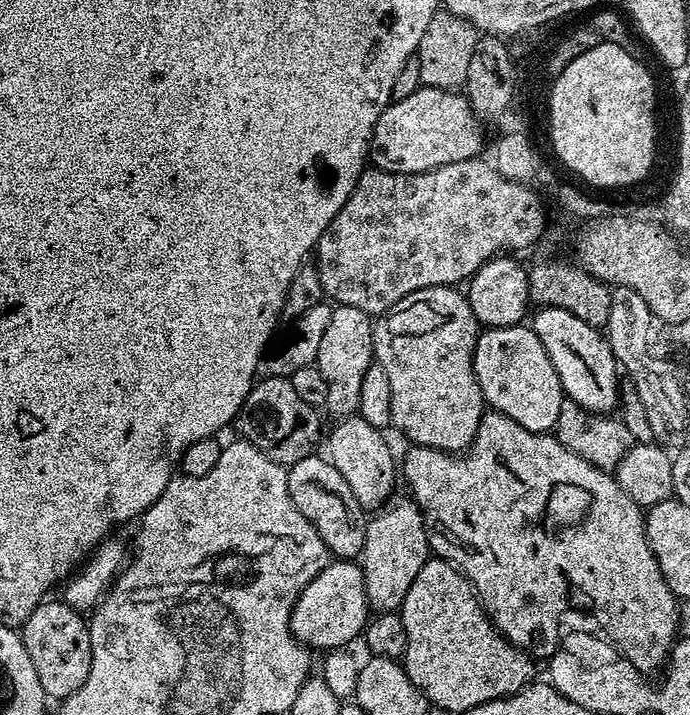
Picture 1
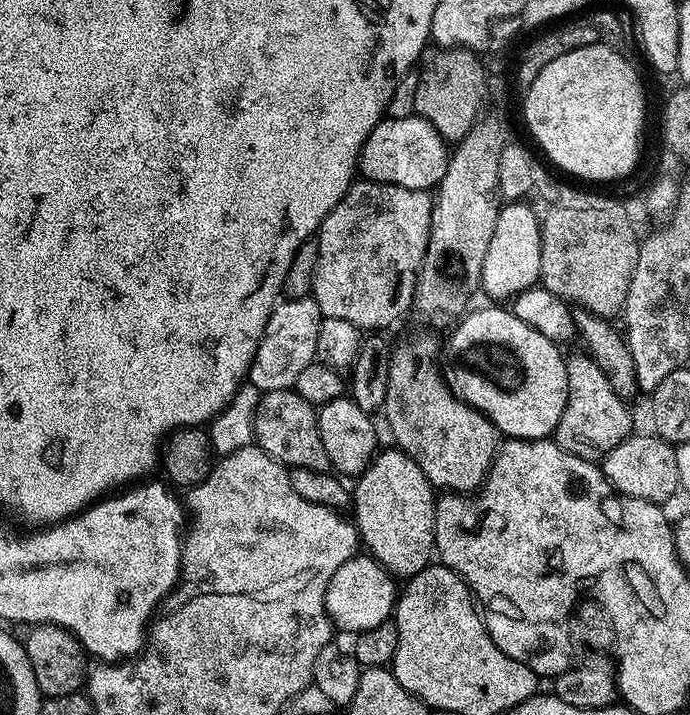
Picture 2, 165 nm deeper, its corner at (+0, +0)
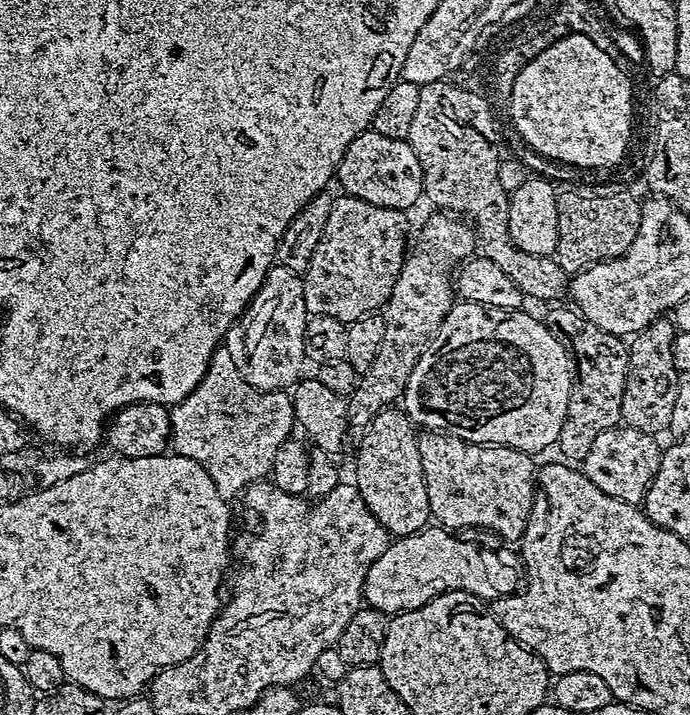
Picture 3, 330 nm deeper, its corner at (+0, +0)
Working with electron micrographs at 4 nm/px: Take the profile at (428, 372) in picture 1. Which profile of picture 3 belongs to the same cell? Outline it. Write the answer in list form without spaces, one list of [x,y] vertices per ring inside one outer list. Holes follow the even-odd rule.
[[[424,430],[418,436],[418,454],[422,454],[422,474],[426,478],[426,498],[430,498],[431,519],[437,525],[449,530],[460,530],[456,528],[485,528],[488,532],[493,532],[496,536],[501,536],[501,541],[516,542],[524,535],[524,527],[528,522],[528,516],[532,513],[532,503],[536,497],[536,473],[538,464],[535,464],[533,457],[527,452],[519,452],[513,448],[507,448],[501,444],[475,444],[459,440],[456,436],[449,436],[439,430]]]

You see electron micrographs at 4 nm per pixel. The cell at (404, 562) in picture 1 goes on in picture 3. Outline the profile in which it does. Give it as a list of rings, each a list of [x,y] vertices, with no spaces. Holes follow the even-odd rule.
[[[393,406],[379,412],[374,422],[366,430],[366,434],[359,440],[356,452],[356,489],[362,494],[362,502],[382,522],[382,526],[393,537],[399,538],[420,532],[429,527],[432,511],[430,498],[426,498],[426,478],[422,474],[422,454],[418,454],[418,428],[413,424],[407,412]]]

